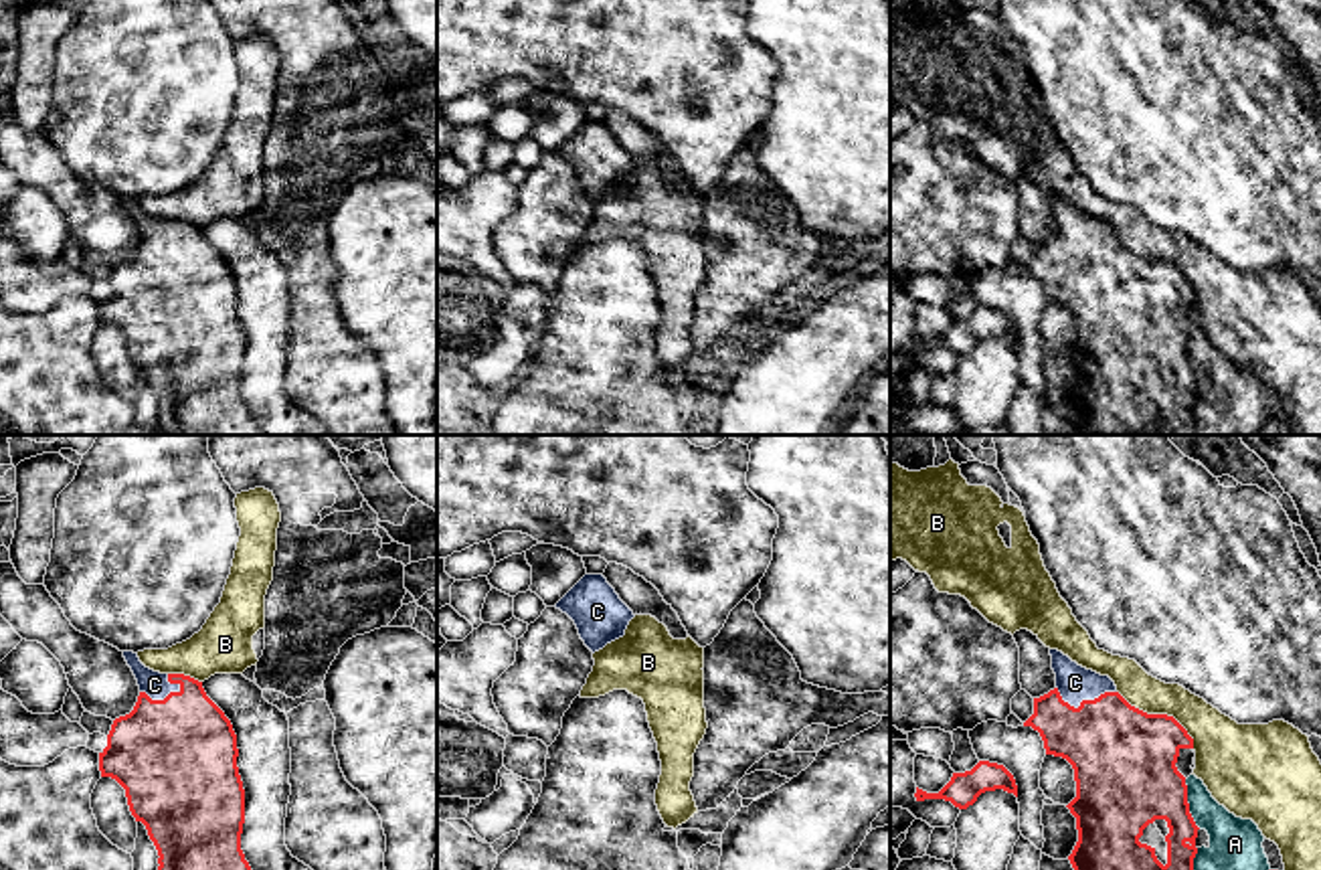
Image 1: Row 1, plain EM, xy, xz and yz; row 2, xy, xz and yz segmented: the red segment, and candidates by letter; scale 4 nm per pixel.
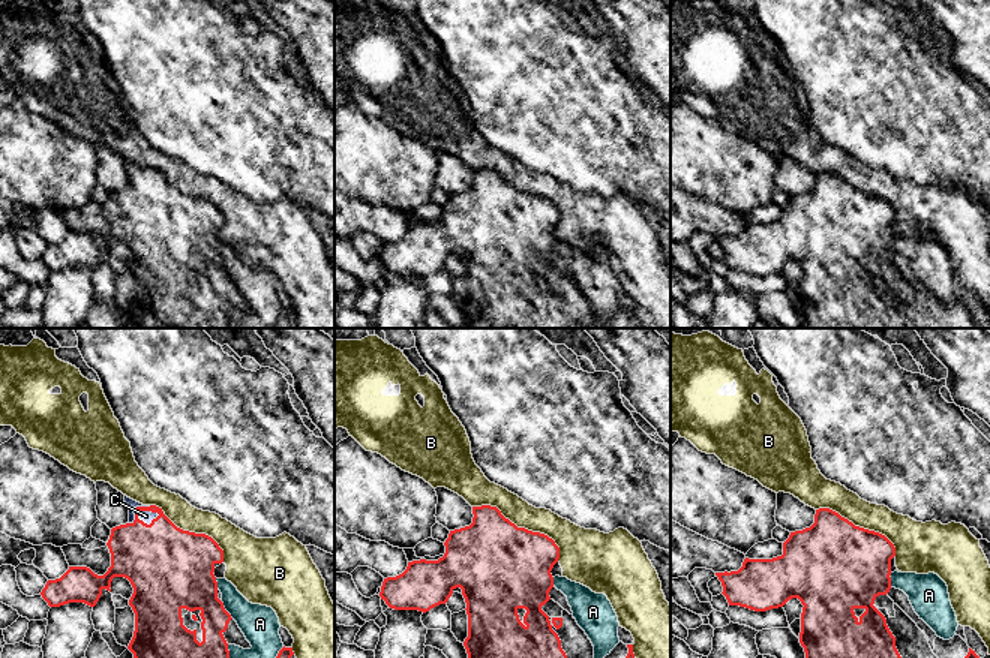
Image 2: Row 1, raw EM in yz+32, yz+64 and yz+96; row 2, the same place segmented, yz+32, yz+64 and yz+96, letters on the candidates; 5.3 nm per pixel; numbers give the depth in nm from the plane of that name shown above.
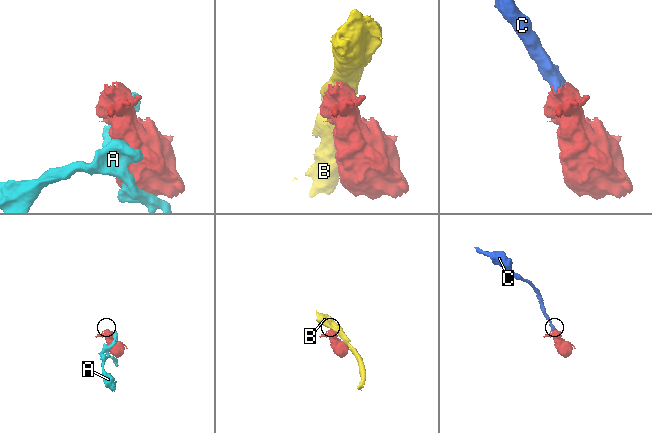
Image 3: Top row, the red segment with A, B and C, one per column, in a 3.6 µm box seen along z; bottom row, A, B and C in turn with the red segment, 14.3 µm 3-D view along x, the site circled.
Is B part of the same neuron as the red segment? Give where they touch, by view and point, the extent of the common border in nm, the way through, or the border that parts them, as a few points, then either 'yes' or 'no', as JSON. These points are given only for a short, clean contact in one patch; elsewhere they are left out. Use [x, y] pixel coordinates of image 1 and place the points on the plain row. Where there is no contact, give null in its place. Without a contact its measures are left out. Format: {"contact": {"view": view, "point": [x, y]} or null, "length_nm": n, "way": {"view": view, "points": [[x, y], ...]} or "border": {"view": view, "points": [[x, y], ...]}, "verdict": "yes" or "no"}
{"contact": {"view": "yz", "point": [1160, 262]}, "length_nm": 380, "border": {"view": "yz", "points": [[1117, 237], [1148, 259], [1170, 262], [1194, 294]]}, "verdict": "no"}

